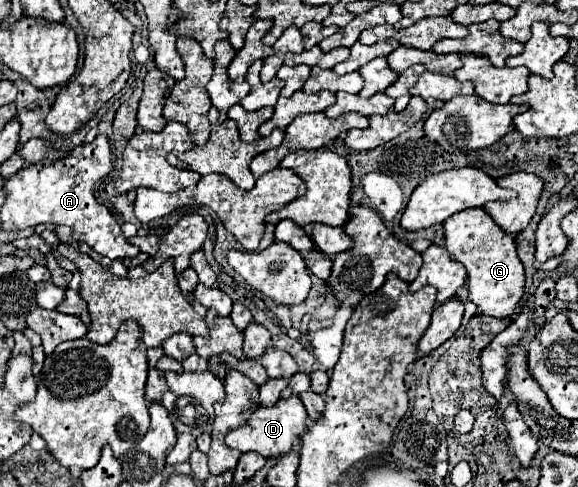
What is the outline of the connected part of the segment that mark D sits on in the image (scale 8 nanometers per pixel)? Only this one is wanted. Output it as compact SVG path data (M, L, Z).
M290 395L288 399L280 399L272 407L258 407L244 425L230 429L226 433L226 445L240 449L242 453L256 451L262 457L282 457L288 451L292 451L292 441L296 437L302 437L302 433L306 433L306 419L308 419L308 415L306 415L306 409L304 409L300 397Z

